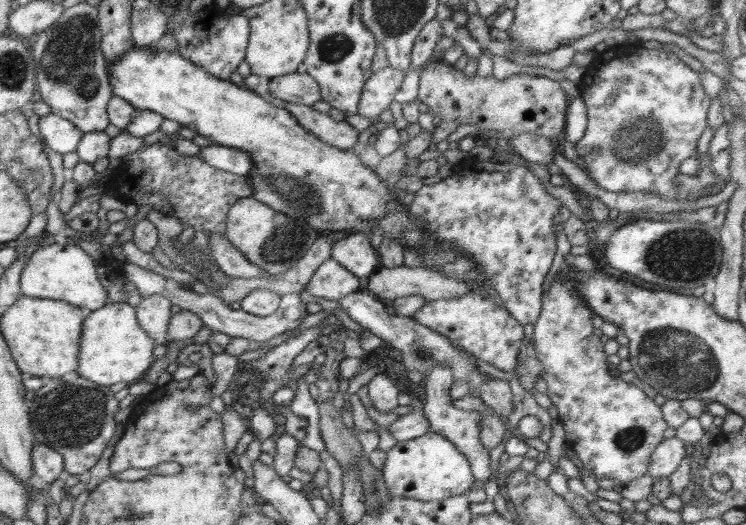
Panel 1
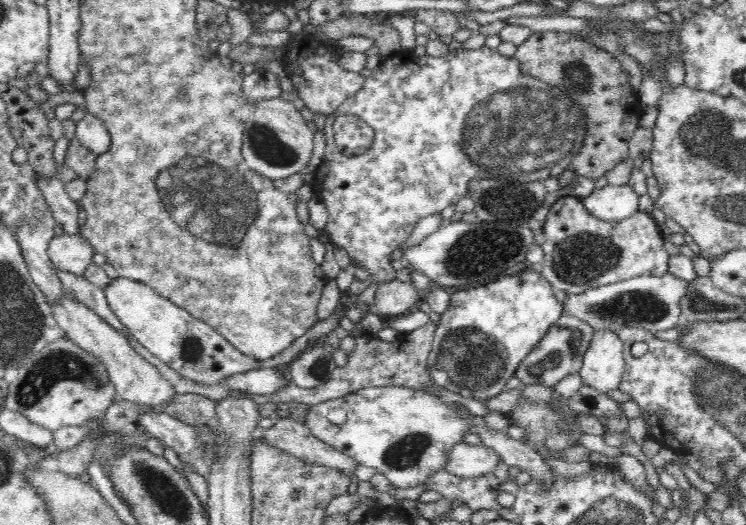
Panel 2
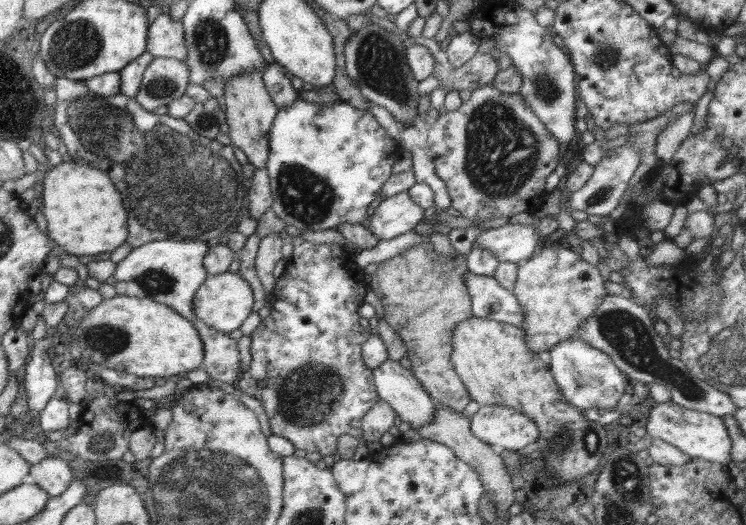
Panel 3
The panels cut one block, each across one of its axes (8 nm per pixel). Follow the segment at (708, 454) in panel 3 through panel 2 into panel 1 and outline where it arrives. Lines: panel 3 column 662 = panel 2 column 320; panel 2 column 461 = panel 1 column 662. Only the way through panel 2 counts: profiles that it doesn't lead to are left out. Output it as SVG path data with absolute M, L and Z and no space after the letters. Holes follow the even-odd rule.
M567 265L556 275L554 282L543 295L540 316L534 323L532 342L536 343L536 355L544 367L542 378L546 380L546 394L552 401L552 412L558 420L564 419L563 429L567 444L572 444L571 449L576 452L584 469L590 470L597 479L610 478L618 486L625 486L647 474L650 456L654 448L664 440L664 432L669 426L663 418L661 406L646 395L640 386L615 378L608 371L605 342L594 334L594 311L576 291L575 275L578 271L574 266Z

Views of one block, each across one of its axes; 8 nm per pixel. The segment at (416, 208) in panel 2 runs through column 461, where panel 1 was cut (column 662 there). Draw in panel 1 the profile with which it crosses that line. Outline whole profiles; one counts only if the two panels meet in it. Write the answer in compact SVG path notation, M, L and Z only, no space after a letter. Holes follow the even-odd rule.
M616 46L608 48L602 53L596 53L591 63L587 66L587 71L579 82L580 92L584 102L586 102L587 110L587 128L584 137L576 143L576 151L580 158L586 162L586 171L592 181L595 181L603 189L609 192L626 192L626 193L653 193L661 200L674 201L679 194L677 182L680 173L680 165L684 160L694 159L697 153L697 142L702 136L702 133L708 126L707 112L711 105L710 97L702 87L701 77L699 72L694 71L688 67L676 54L672 53L667 48L647 49L636 48L634 52L626 49L626 46Z

